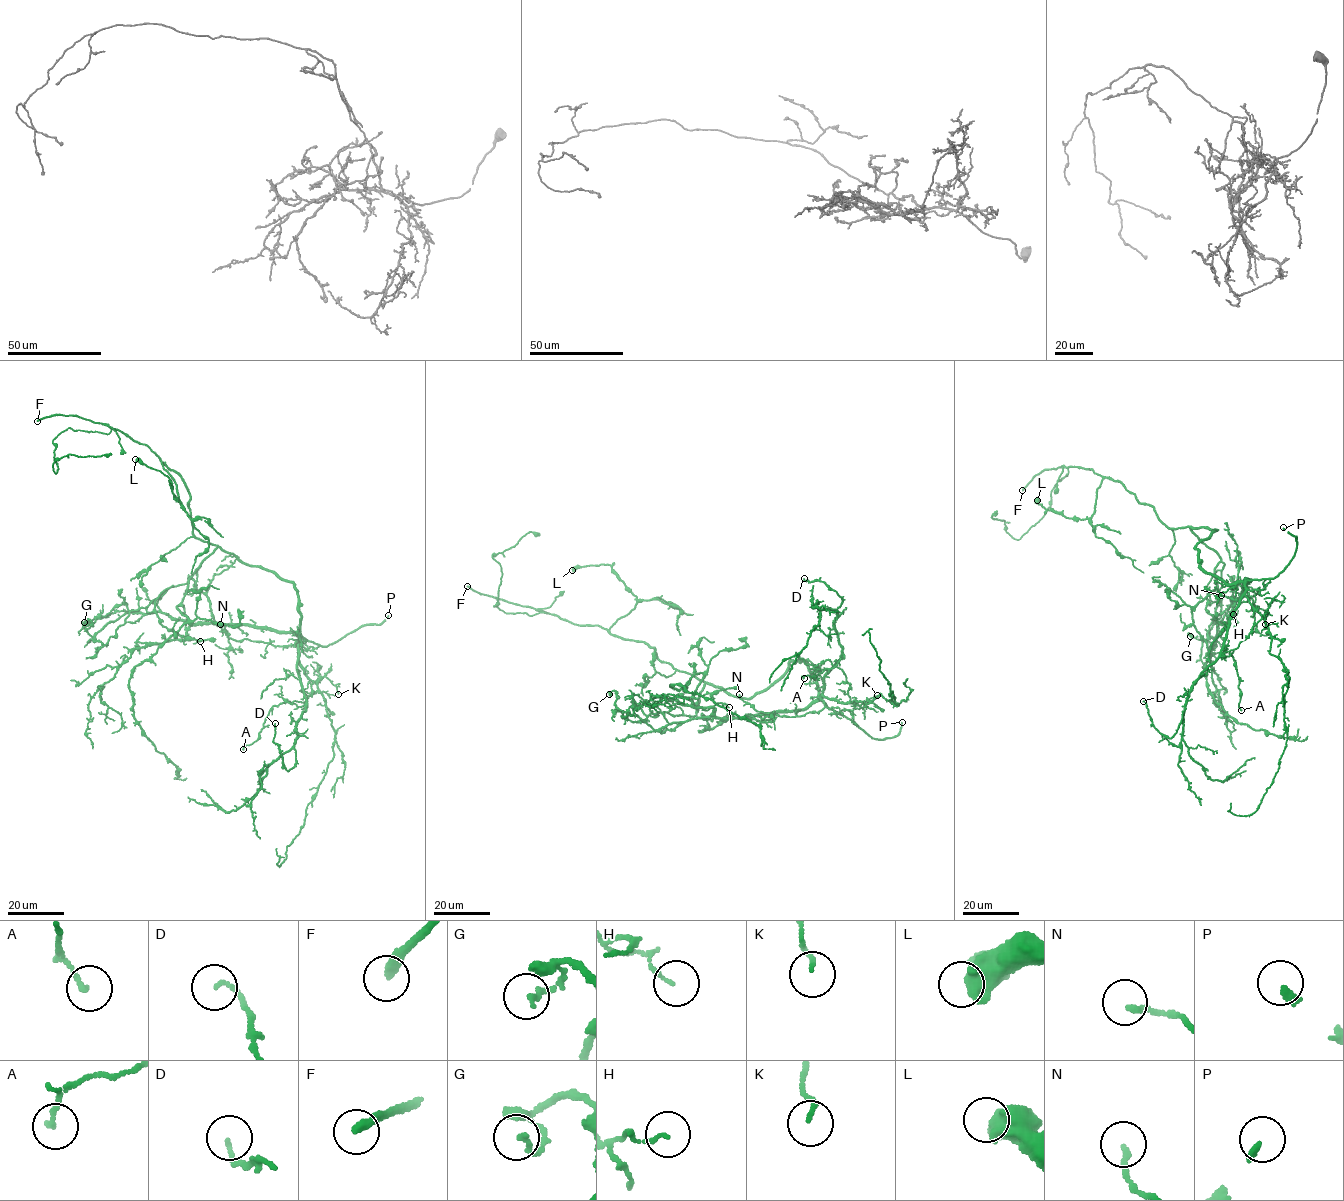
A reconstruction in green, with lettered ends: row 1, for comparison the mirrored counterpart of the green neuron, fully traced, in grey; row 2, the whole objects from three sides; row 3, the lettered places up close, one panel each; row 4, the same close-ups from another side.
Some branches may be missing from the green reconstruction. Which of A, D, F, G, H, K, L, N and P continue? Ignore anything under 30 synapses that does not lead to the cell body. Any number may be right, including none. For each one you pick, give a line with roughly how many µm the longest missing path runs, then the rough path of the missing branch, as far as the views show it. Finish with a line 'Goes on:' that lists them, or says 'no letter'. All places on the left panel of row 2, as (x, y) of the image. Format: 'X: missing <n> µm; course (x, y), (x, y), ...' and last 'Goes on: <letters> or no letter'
F: missing 250 µm
P: missing 40 µm
Goes on: F, P

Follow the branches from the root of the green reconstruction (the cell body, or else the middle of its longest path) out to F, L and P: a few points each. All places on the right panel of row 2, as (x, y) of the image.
F: (1215, 531), (1171, 529), (1120, 482), (1091, 469), (1045, 469), (1022, 490)
L: (1215, 531), (1171, 529), (1155, 508), (1107, 477), (1097, 490), (1094, 514), (1085, 519), (1047, 510), (1037, 500)
P: (1215, 531), (1197, 545), (1198, 562), (1234, 584), (1272, 578), (1286, 567), (1297, 537), (1283, 527)

